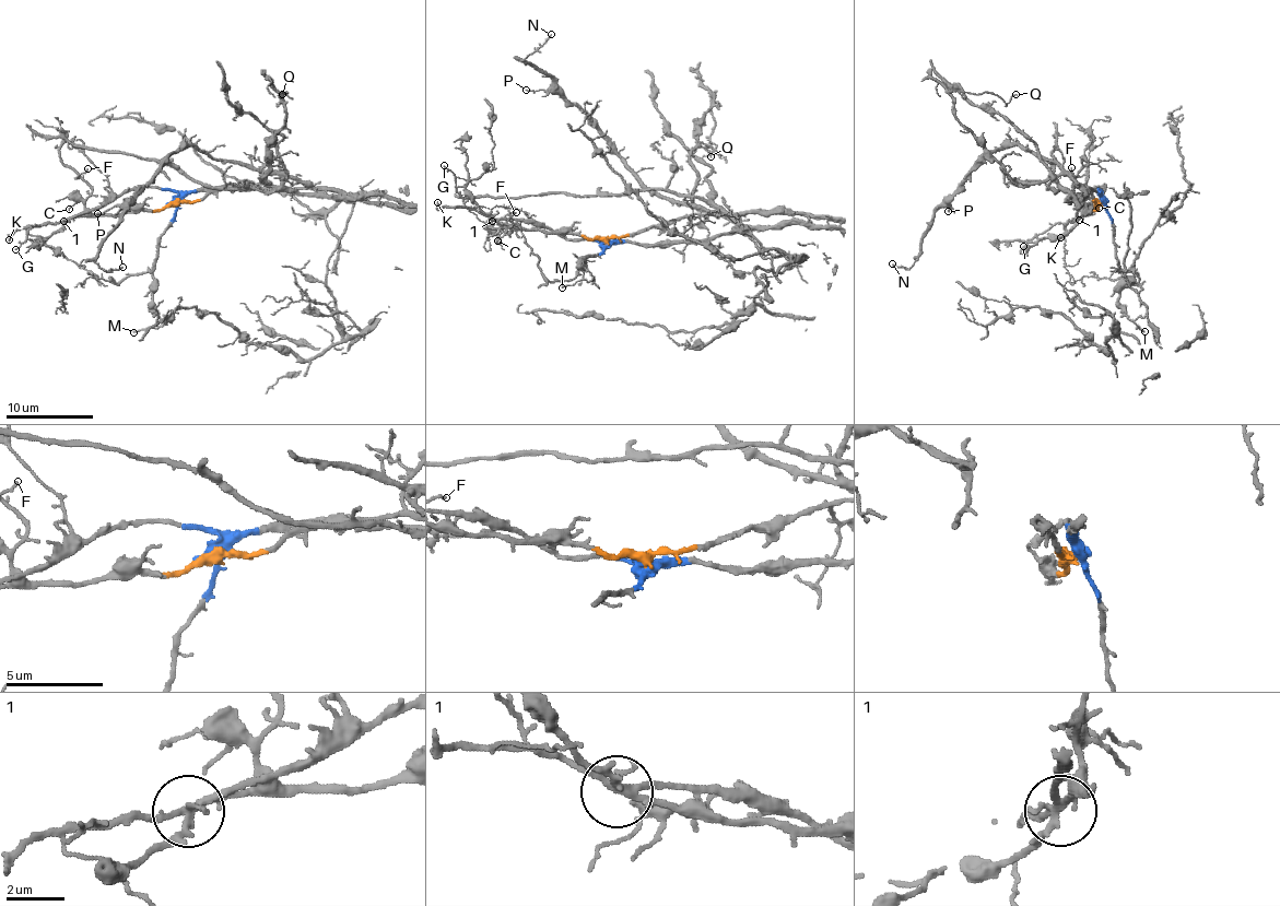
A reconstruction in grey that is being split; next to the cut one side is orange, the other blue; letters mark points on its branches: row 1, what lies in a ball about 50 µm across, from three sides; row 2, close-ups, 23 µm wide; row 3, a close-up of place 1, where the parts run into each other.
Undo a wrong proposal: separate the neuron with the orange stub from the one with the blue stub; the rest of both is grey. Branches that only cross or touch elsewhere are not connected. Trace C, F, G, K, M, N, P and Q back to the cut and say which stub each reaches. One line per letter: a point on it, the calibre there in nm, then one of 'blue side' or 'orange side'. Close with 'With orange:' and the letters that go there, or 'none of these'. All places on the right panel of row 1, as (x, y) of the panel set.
C: at (1099, 208); 130 nm thick; orange side
F: at (1071, 167); 140 nm thick; orange side
G: at (1023, 246); 70 nm thick; orange side
K: at (1060, 237); 300 nm thick; orange side
M: at (1145, 331); 130 nm thick; blue side
N: at (892, 263); 120 nm thick; blue side
P: at (948, 211); 120 nm thick; blue side
Q: at (1016, 94); 130 nm thick; blue side
With orange: C, F, G, K

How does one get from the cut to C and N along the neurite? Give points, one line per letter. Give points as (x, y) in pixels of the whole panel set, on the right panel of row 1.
C: (1099, 203), (1088, 213), (1083, 200), (1099, 209)
N: (1099, 203), (1103, 188), (1085, 189), (1055, 162), (994, 149), (935, 213), (917, 259), (891, 263)

